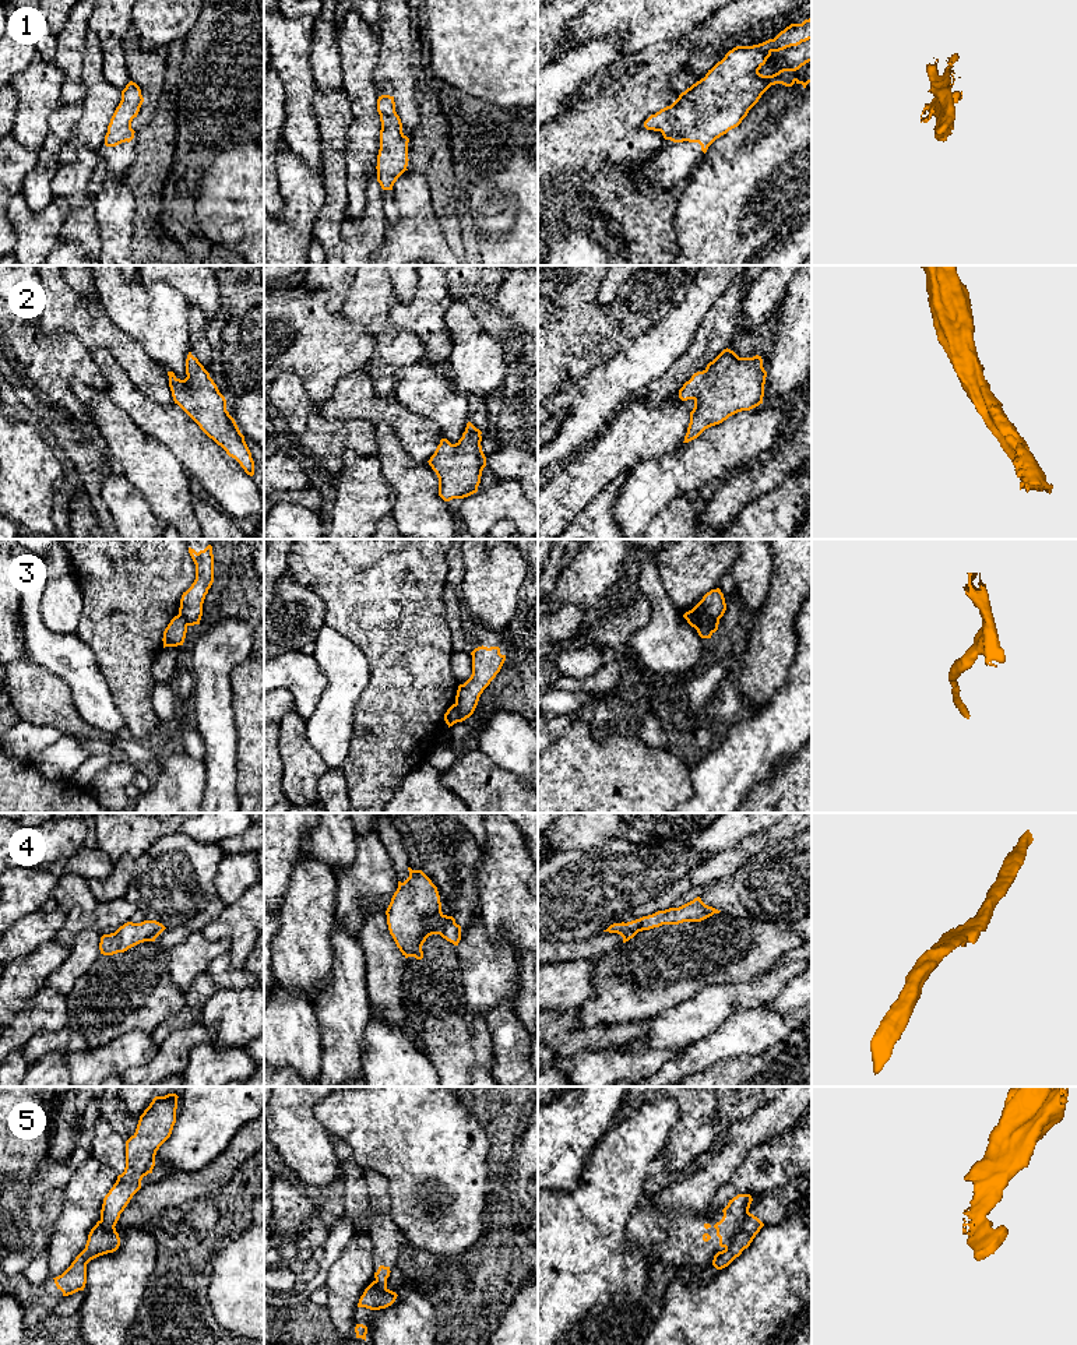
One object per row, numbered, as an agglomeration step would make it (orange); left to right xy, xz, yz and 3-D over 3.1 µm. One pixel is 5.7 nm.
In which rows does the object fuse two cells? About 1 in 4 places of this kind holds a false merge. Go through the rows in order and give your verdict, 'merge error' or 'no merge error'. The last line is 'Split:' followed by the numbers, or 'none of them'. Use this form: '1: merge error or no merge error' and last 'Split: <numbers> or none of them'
1: no merge error
2: no merge error
3: merge error
4: no merge error
5: merge error
Split: 3, 5

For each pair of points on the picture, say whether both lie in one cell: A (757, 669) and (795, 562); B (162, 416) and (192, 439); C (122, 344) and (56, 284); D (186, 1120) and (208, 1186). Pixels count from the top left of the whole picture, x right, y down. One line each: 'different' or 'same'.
A: same
B: same
C: same
D: different

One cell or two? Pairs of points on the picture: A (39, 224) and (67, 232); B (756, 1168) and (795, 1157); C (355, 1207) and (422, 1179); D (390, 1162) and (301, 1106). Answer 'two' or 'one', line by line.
A: two
B: one
C: two
D: two

